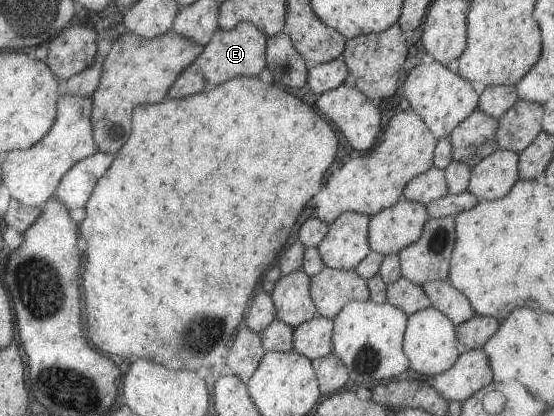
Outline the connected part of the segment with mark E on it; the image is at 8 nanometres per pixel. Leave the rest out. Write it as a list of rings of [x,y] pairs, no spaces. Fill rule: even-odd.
[[[251,22],[240,23],[232,30],[219,29],[196,62],[174,83],[169,95],[187,97],[207,91],[209,85],[221,85],[241,76],[259,75],[268,67],[268,38],[260,27]]]

